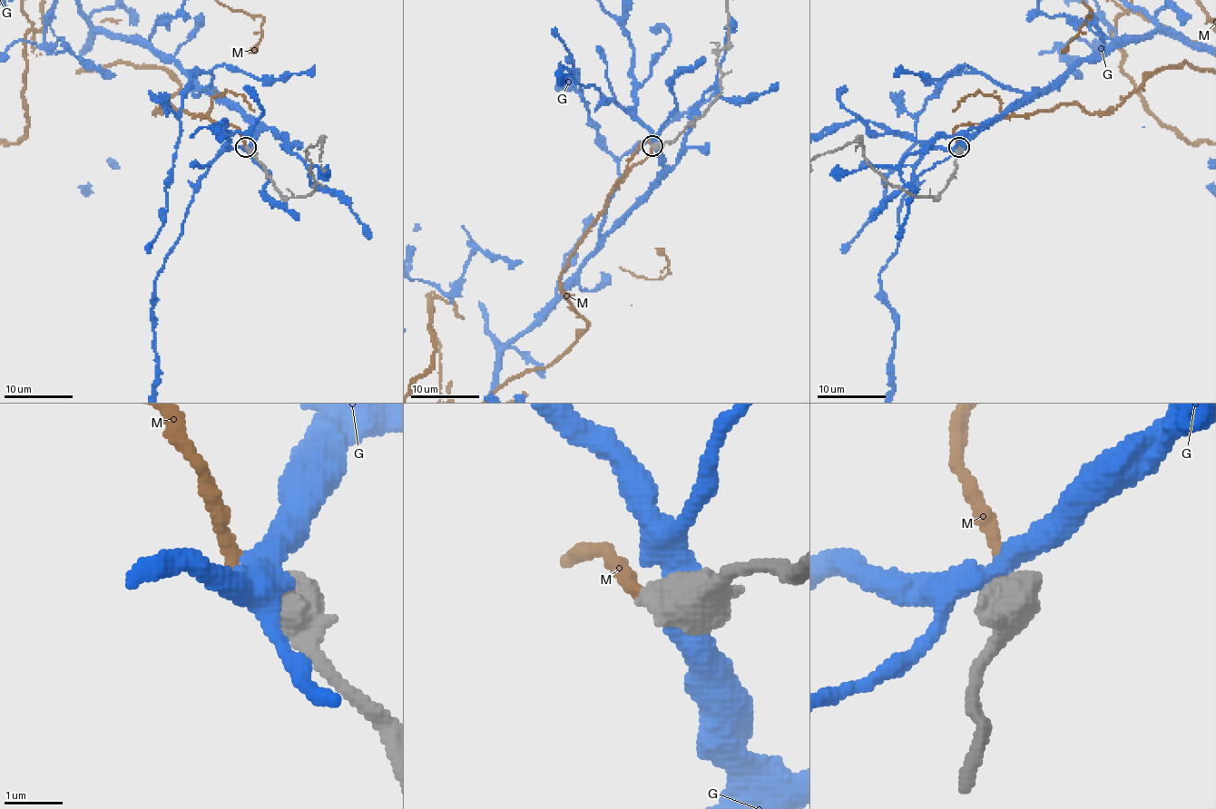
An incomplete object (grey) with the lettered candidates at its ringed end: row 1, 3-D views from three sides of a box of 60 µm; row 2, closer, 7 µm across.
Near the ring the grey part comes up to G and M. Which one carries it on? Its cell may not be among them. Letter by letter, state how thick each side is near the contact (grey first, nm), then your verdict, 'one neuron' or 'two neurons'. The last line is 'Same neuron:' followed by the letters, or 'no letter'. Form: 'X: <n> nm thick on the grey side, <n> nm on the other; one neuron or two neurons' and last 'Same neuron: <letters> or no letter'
G: 750 nm thick on the grey side, 380 nm on the other; two neurons
M: 550 nm thick on the grey side, 220 nm on the other; one neuron
Same neuron: M

